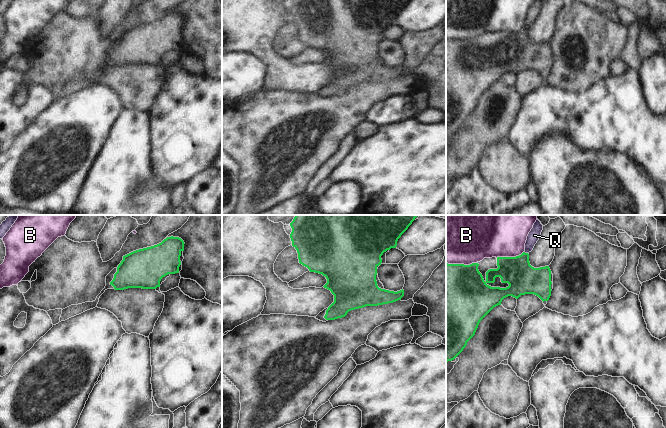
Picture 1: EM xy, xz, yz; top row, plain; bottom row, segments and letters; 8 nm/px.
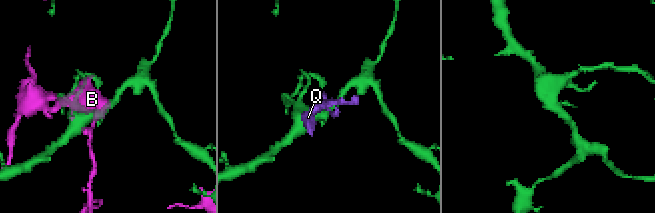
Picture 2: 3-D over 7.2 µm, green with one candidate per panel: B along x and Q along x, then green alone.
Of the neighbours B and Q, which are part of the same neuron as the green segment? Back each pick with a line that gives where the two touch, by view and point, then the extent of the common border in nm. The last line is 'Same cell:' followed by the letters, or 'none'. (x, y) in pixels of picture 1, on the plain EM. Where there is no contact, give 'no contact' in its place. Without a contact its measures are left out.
Same cell: none

